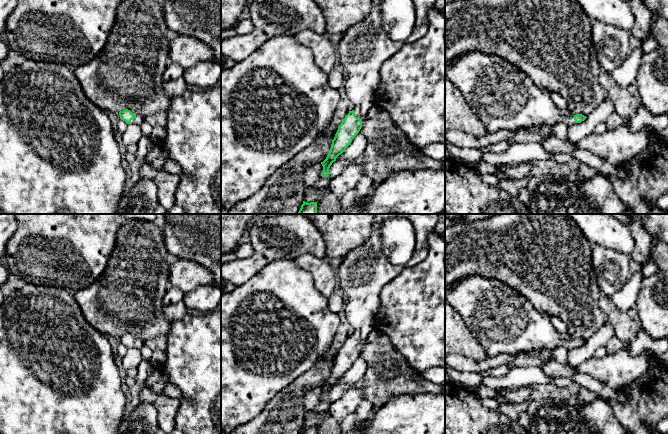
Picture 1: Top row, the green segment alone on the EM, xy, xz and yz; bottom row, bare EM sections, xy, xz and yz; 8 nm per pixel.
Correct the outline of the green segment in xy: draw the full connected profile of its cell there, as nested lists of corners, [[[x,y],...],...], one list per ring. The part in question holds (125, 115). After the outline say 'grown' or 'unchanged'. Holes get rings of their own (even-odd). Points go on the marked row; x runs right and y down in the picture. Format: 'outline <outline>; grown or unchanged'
outline [[[128,109],[120,111],[119,115],[120,119],[125,121],[127,124],[132,122],[140,126],[144,121],[144,119],[140,115],[132,114]]]; grown

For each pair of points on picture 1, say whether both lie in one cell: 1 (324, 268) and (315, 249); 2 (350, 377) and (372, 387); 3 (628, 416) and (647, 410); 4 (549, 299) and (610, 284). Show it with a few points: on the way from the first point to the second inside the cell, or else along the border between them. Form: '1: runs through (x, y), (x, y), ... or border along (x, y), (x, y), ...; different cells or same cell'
1: border along (322, 257), (301, 254), (295, 258); different cells
2: border along (359, 356), (365, 363), (365, 373), (354, 386); different cells
3: runs through (633, 415), (638, 415), (642, 411); same cell
4: border along (591, 265), (598, 287), (602, 293); different cells

